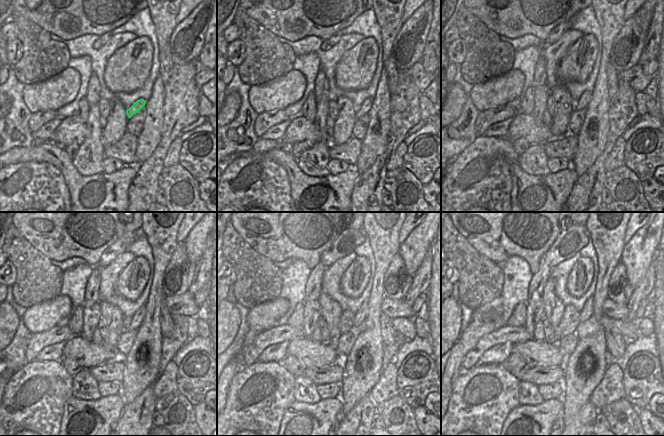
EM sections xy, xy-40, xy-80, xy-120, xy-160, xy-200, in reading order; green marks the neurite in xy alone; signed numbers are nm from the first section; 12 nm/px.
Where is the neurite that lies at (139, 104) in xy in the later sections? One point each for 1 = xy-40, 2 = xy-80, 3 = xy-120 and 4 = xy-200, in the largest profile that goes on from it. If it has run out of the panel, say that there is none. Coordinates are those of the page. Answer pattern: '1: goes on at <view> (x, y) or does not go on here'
1: goes on at xy-40 (359, 102)
2: goes on at xy-80 (583, 101)
3: goes on at xy-120 (137, 319)
4: goes on at xy-200 (587, 311)

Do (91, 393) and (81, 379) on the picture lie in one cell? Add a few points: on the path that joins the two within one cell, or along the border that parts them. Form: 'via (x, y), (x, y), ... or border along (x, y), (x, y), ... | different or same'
via (88, 390), (83, 382) | same

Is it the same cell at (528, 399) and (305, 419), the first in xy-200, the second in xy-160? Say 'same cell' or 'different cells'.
different cells

